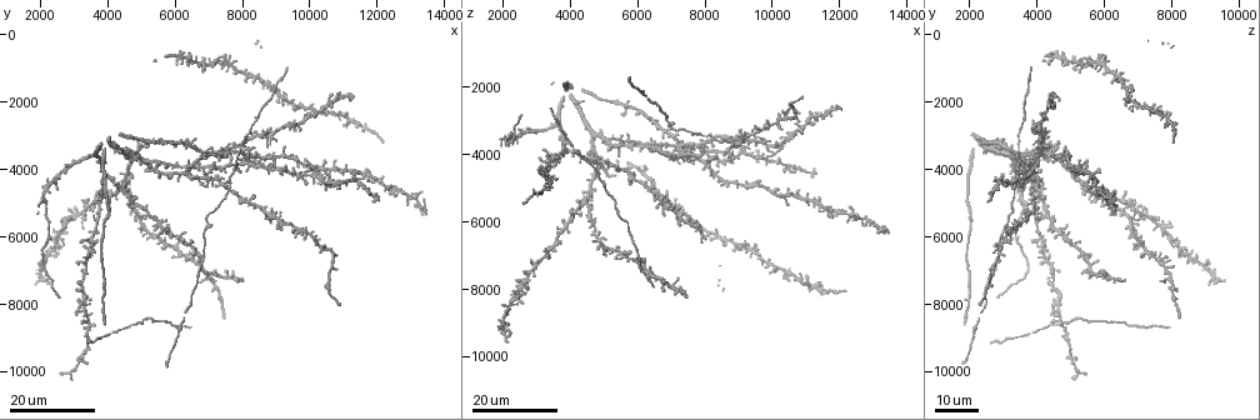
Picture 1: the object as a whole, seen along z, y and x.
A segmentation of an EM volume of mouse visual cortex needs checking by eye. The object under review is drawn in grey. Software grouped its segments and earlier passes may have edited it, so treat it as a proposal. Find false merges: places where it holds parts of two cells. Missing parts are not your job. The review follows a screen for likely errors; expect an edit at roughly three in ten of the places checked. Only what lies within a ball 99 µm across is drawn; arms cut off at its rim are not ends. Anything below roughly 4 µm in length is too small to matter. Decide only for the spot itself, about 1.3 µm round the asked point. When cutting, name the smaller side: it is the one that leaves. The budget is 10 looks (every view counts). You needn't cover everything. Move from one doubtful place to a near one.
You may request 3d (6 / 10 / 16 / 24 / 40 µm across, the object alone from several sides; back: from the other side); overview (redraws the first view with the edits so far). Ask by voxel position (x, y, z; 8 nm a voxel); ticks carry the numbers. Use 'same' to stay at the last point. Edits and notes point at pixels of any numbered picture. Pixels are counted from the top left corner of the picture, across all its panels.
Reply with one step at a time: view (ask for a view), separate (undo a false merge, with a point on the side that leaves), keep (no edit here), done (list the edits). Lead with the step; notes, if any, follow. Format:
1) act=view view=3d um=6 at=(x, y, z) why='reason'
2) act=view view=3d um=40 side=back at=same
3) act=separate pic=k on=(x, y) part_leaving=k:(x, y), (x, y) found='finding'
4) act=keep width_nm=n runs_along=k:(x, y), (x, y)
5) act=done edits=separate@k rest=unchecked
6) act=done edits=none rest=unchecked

act=view view=3d um=16 at=(3400, 8500, 4600) why='looks like a crossing'

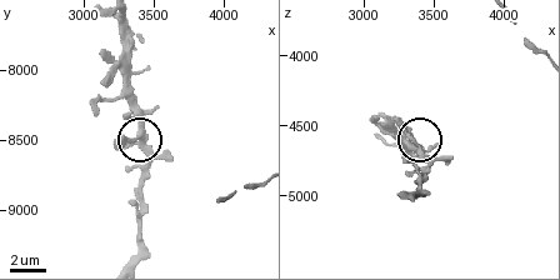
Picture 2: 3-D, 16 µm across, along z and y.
act=view view=3d um=10 at=(3400, 8460, 4680)

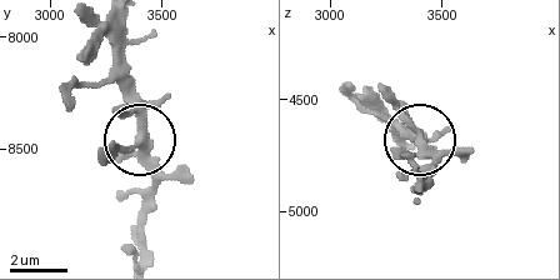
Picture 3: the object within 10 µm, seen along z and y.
act=keep width_nm=300 runs_along=3:(123, 24), (123, 95), (136, 124), (136, 143), (103, 150) found='one cell here'

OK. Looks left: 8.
act=view view=3d um=16 at=(10200, 4200, 3800)

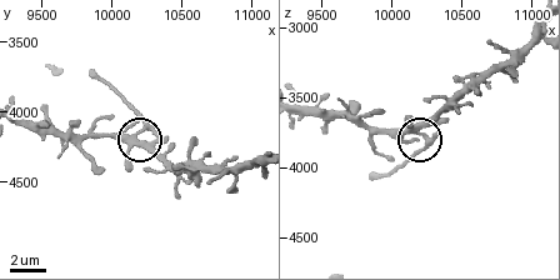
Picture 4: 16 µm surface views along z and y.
act=view view=3d um=10 at=(10200, 4160, 3720) why='zoom in'

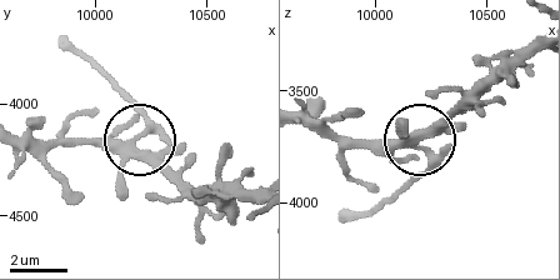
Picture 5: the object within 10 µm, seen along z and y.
act=separate pic=5 on=(138, 103) found='a second cell is stuck on'

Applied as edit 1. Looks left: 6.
act=view view=3d um=24 at=(3300, 6800, 4300) why='looks like a crossing'

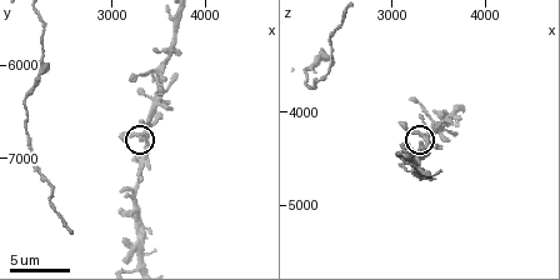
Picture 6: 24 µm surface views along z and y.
act=view view=3d um=6 at=(3350, 6700, 4300)

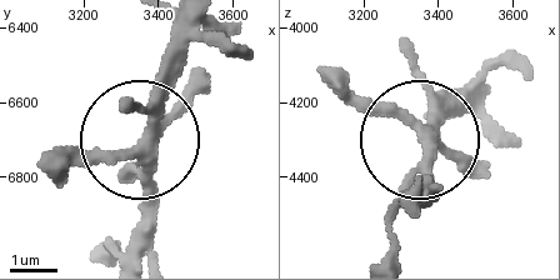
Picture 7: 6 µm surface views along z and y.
act=view view=3d um=6 side=back at=(3360, 6740, 4300)

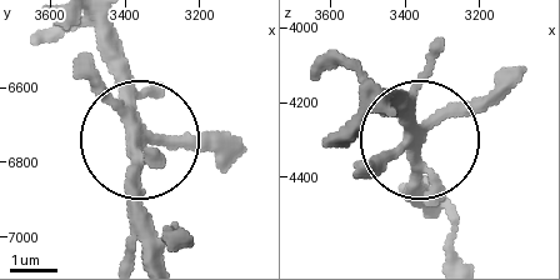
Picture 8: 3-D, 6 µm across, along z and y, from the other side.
act=keep runs_along=8:(363, 89), (421, 129), (481, 109), (514, 80) found='continuous, no second cell'

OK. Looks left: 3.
act=view view=3d um=10 at=(3400, 6050, 4100) why='four or more arms meet'

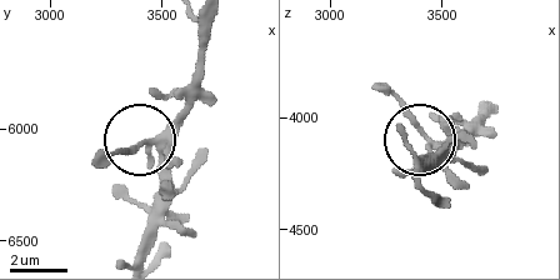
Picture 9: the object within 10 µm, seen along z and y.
act=keep width_nm=240 runs_along=9:(495, 111), (481, 125), (430, 140), (383, 85) found='one cell here'

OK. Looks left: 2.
act=view view=3d um=24 at=(8400, 1300, 6500) why='four or more arms meet'

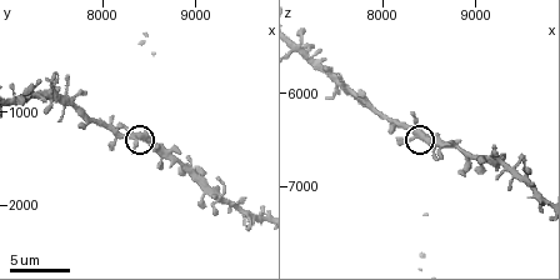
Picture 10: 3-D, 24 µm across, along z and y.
act=view view=3d um=10 at=(8350, 1250, 6400)

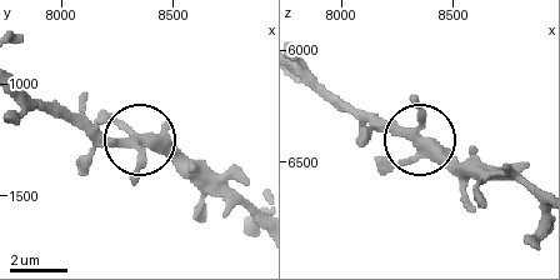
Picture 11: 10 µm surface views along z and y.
act=keep side_arm_um=15 found='continuous, no second cell'

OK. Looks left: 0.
act=done edits=separate@5 rest=unchecked

